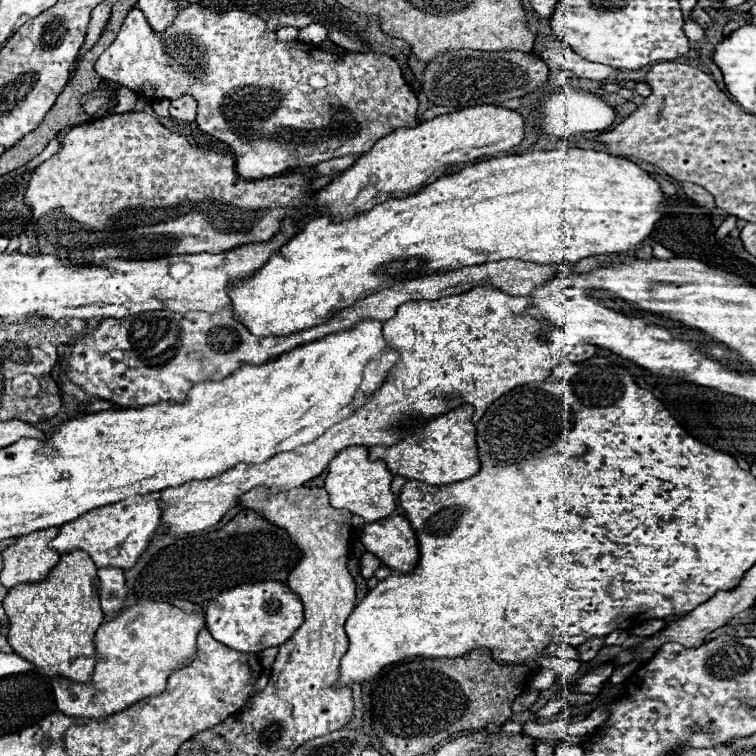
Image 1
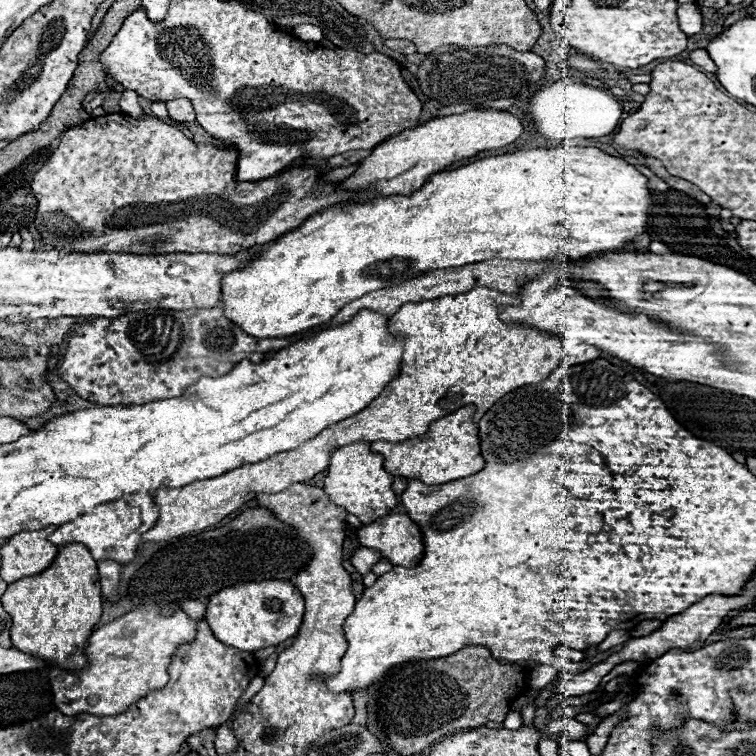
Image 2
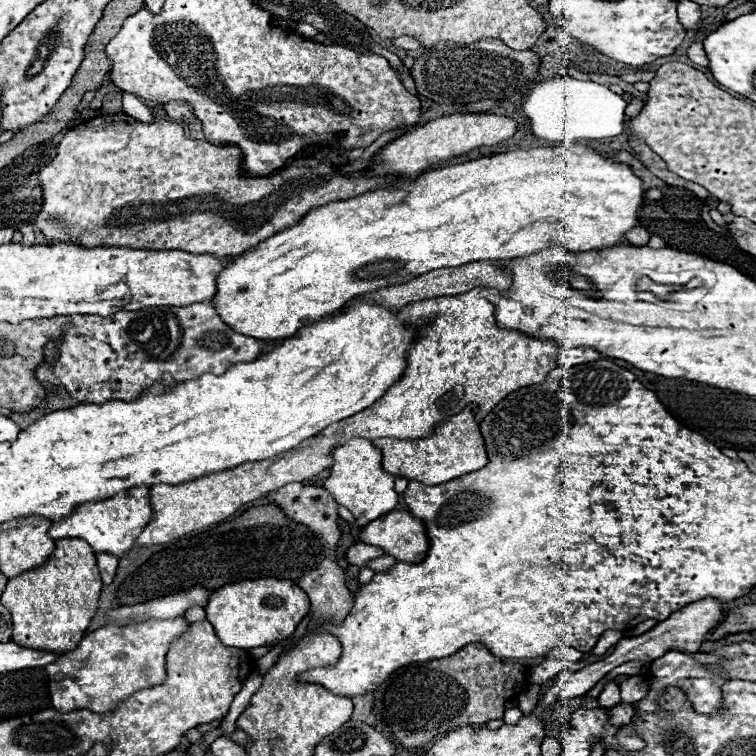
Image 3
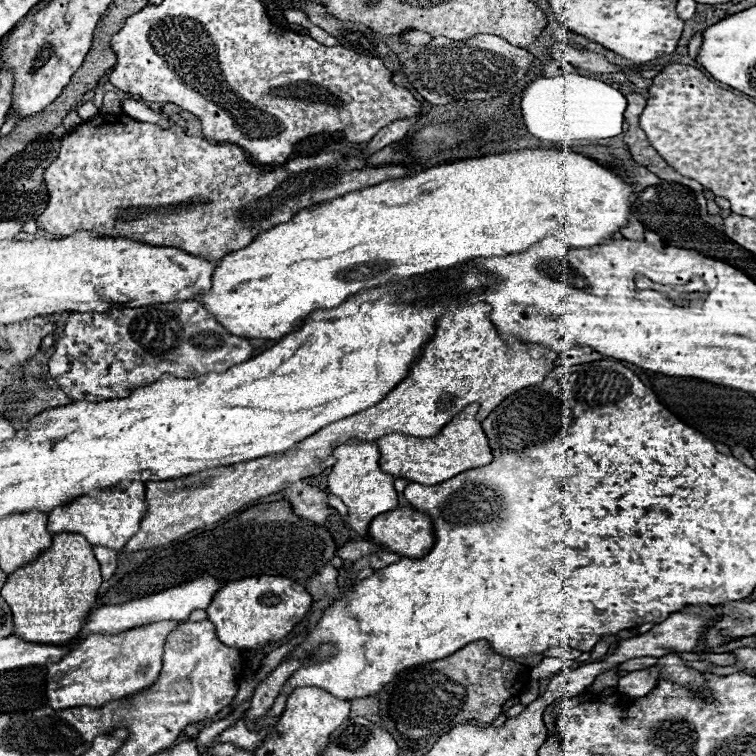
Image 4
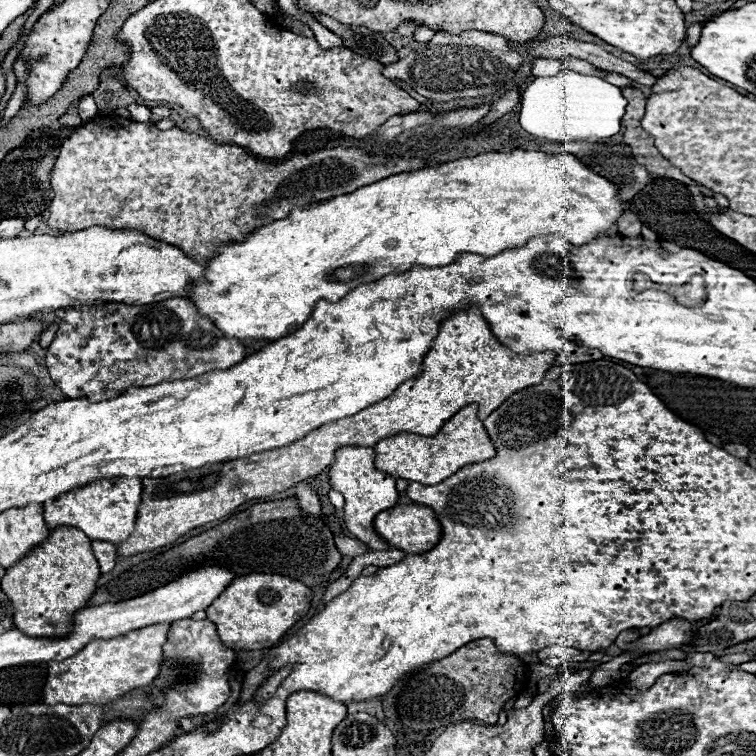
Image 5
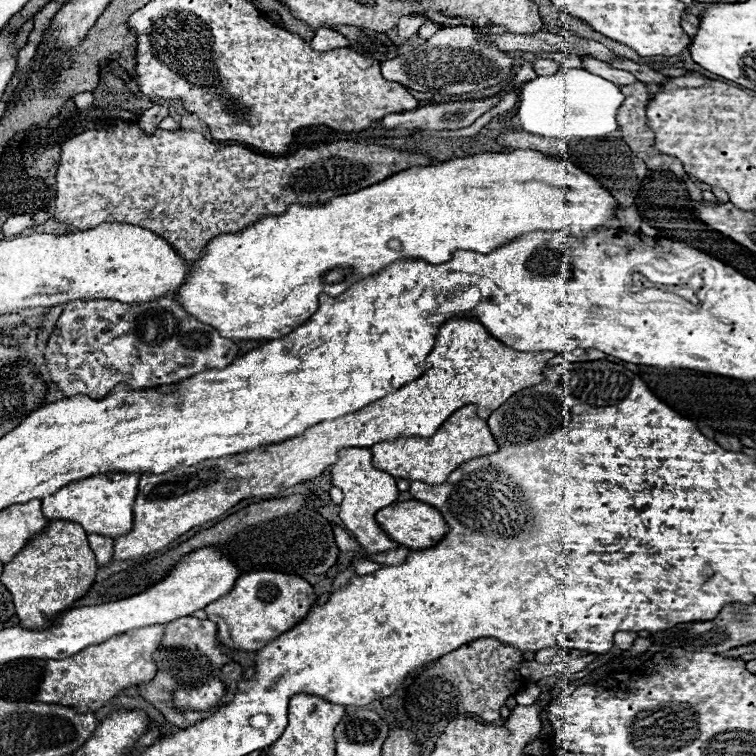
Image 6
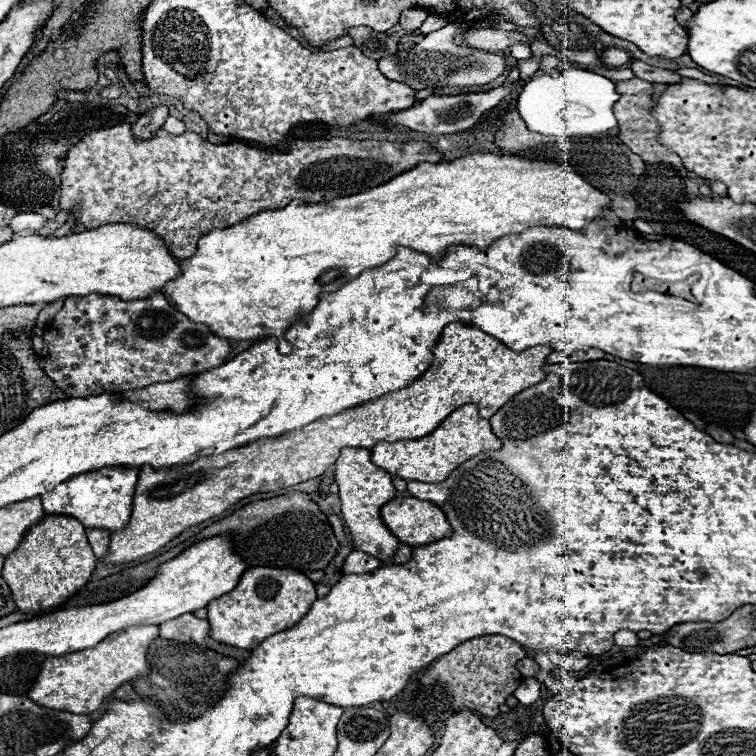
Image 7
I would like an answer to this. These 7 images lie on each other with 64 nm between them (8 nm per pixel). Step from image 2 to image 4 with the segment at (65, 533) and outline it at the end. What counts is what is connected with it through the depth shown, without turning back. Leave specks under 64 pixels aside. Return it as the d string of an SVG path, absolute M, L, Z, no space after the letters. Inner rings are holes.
M132 482L130 486L124 486L118 490L102 490L102 494L90 494L90 498L76 498L74 502L70 502L70 506L66 506L66 510L60 510L58 514L48 516L48 532L50 534L64 534L64 532L82 534L92 546L104 546L104 548L120 552L124 550L128 540L140 530L140 522L144 514L146 514L146 488L142 482Z

